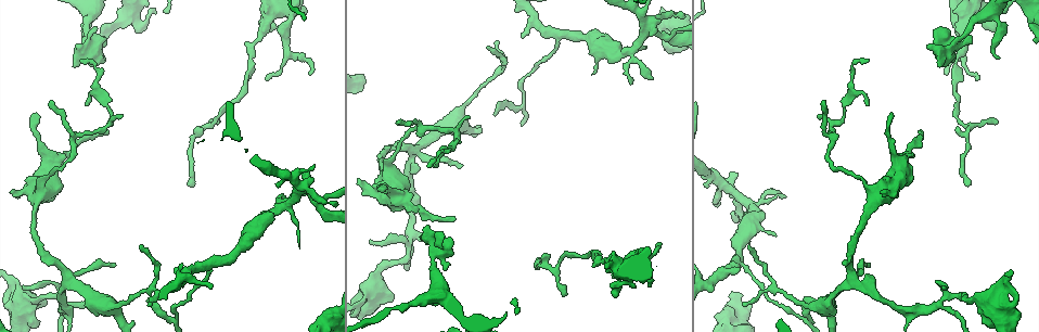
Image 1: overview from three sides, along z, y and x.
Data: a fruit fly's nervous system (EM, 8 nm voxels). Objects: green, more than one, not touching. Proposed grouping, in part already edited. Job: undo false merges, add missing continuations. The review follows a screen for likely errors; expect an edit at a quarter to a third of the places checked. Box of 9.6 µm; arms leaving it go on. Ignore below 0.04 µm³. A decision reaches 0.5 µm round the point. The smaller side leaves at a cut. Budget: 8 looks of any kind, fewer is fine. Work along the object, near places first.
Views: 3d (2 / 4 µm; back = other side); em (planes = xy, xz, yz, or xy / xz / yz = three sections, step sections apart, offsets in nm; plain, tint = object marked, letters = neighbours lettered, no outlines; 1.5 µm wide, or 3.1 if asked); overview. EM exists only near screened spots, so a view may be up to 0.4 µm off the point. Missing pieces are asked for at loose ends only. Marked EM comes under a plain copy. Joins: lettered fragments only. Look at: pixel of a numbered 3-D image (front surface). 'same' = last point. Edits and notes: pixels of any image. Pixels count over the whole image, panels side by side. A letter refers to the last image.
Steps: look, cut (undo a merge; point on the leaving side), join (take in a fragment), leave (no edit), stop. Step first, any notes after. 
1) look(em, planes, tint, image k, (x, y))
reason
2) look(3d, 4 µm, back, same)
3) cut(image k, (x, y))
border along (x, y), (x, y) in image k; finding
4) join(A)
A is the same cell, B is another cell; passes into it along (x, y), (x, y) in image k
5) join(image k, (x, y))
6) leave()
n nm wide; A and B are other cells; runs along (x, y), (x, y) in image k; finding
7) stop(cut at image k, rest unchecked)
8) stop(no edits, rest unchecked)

look(3d, 2 µm, image 1, (733, 189))

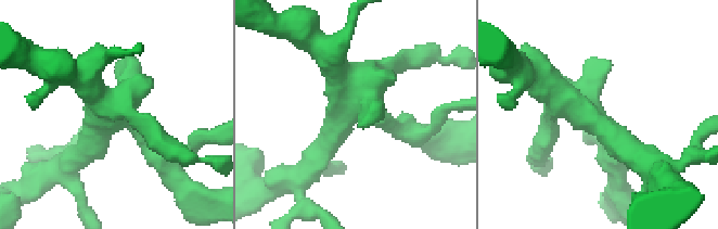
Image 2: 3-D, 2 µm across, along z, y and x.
look(em, planes, letters, image 2, (354, 108))

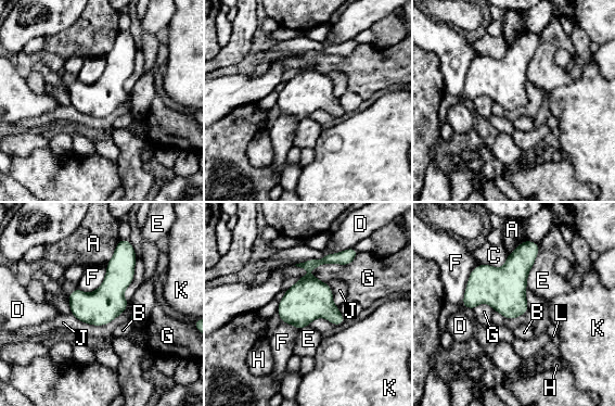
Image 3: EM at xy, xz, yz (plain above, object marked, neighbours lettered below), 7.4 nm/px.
leave()
A, B, C, D, E, F, G, H, J, K and L are other cells; border along (106, 266), (94, 290), (76, 288) in image 3; one neuron here

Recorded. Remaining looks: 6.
look(3d, 2 µm, image 1, (429, 167))
branch stops here

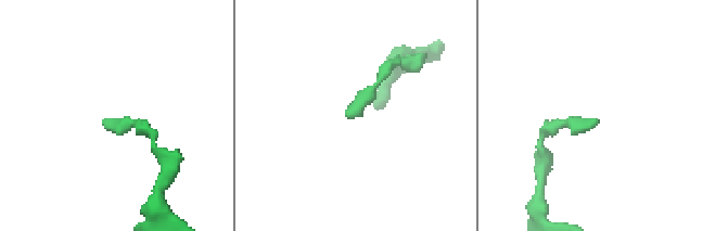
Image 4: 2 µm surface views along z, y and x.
look(em, planes, letters, image 4, (348, 116))

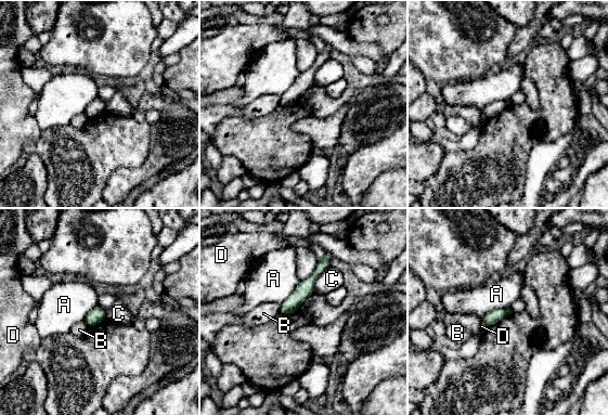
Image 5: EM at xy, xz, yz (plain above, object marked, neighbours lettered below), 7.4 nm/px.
leave()
A, B, C and D are other cells; border along (279, 306), (280, 313) in image 5; none of them fits

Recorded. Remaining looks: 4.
look(3d, 2 µm, image 1, (996, 57))
branch stops here

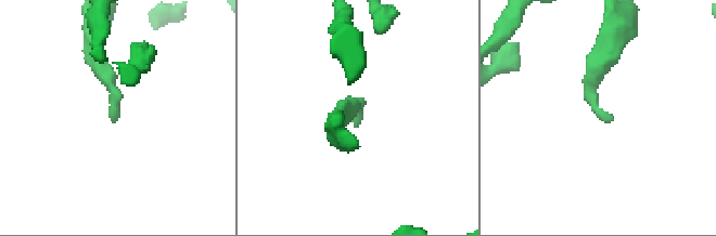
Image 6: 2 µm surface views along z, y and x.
look(em, planes, tint, image 6, (116, 117))
need the tissue

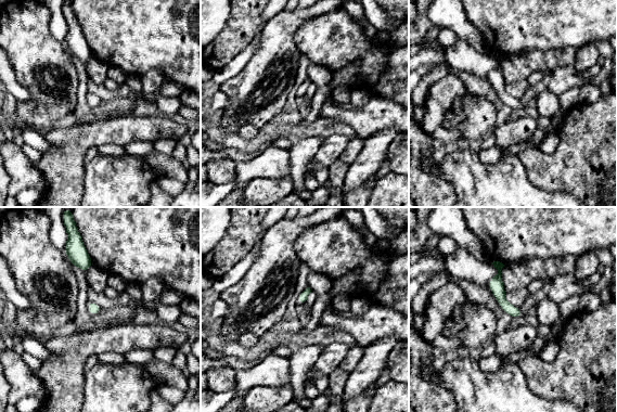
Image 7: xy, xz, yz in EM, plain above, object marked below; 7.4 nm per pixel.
look(em, planes, letters, same)
what lies round it

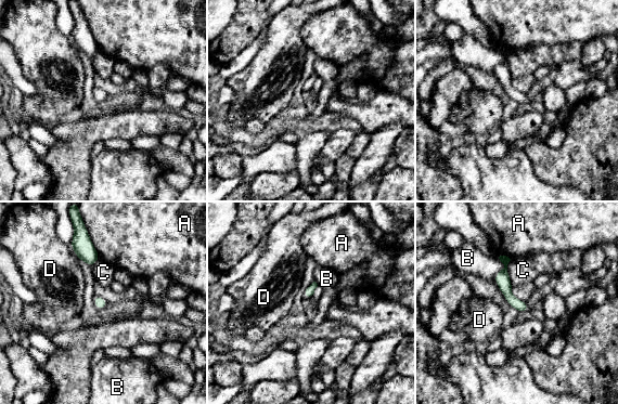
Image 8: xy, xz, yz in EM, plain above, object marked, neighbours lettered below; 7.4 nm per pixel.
leave()
A, B, C and D are other cells; runs along (502, 258), (507, 295), (523, 309) in image 8; none of them fits

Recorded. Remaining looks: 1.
stop(no edits, rest unchecked)

